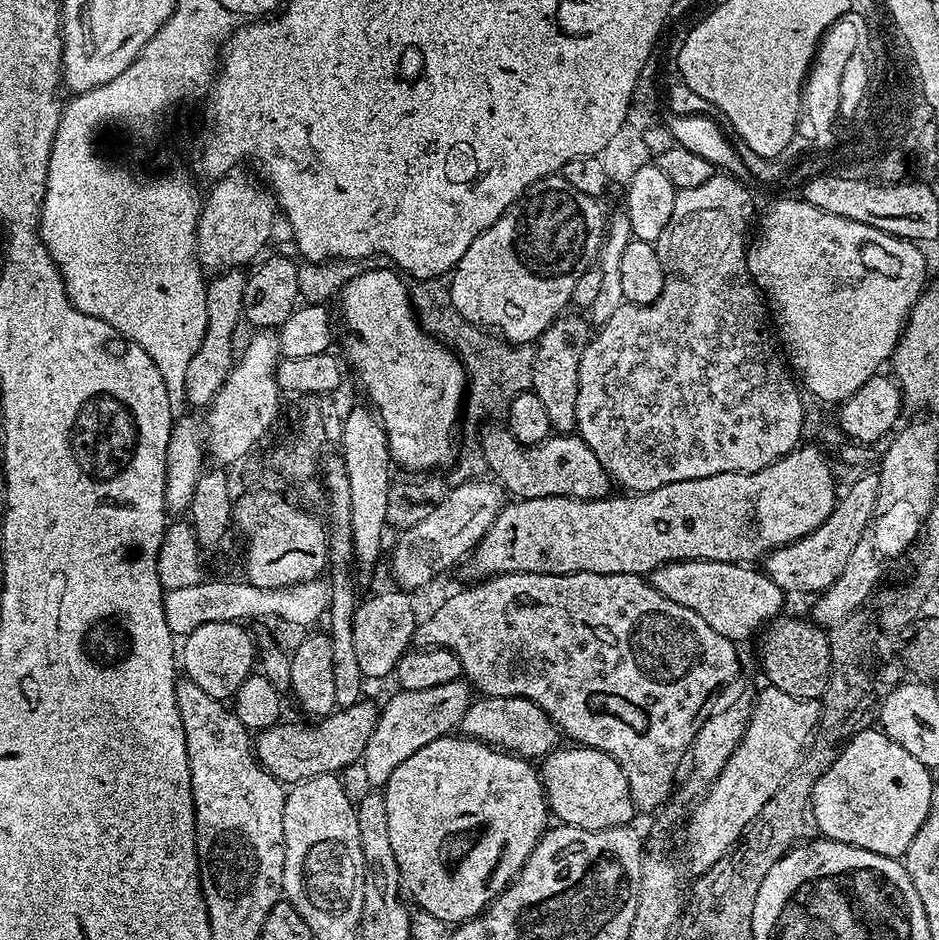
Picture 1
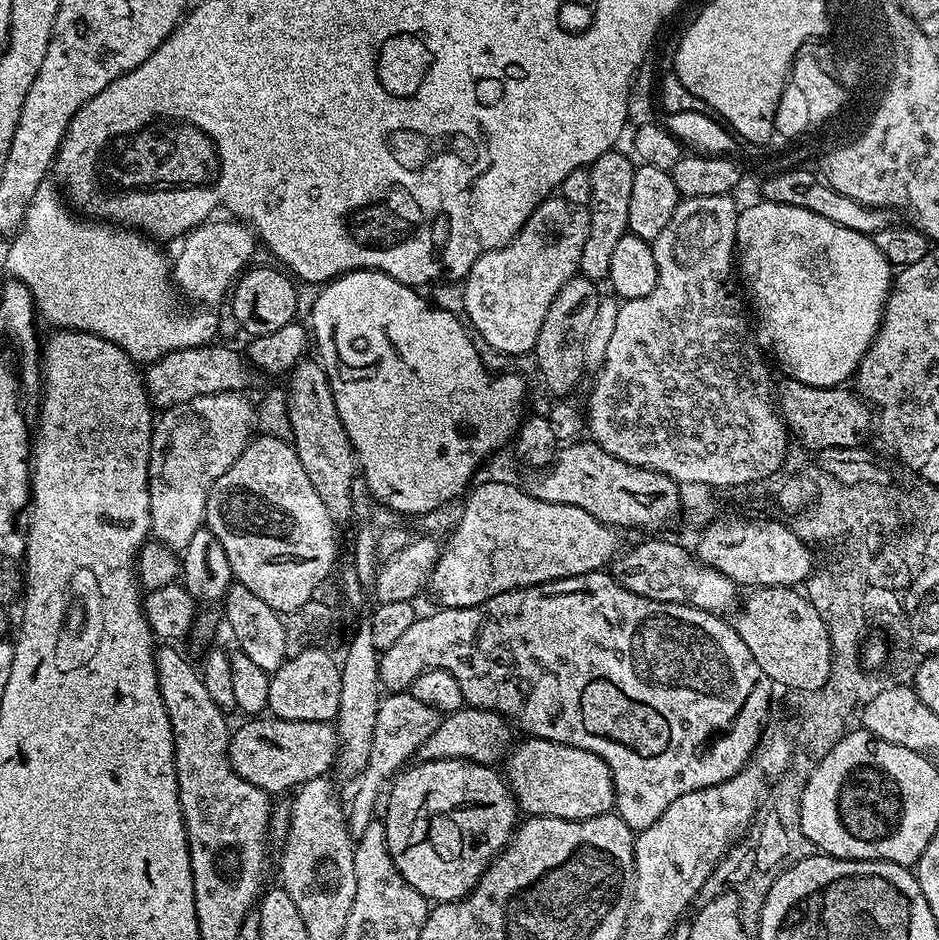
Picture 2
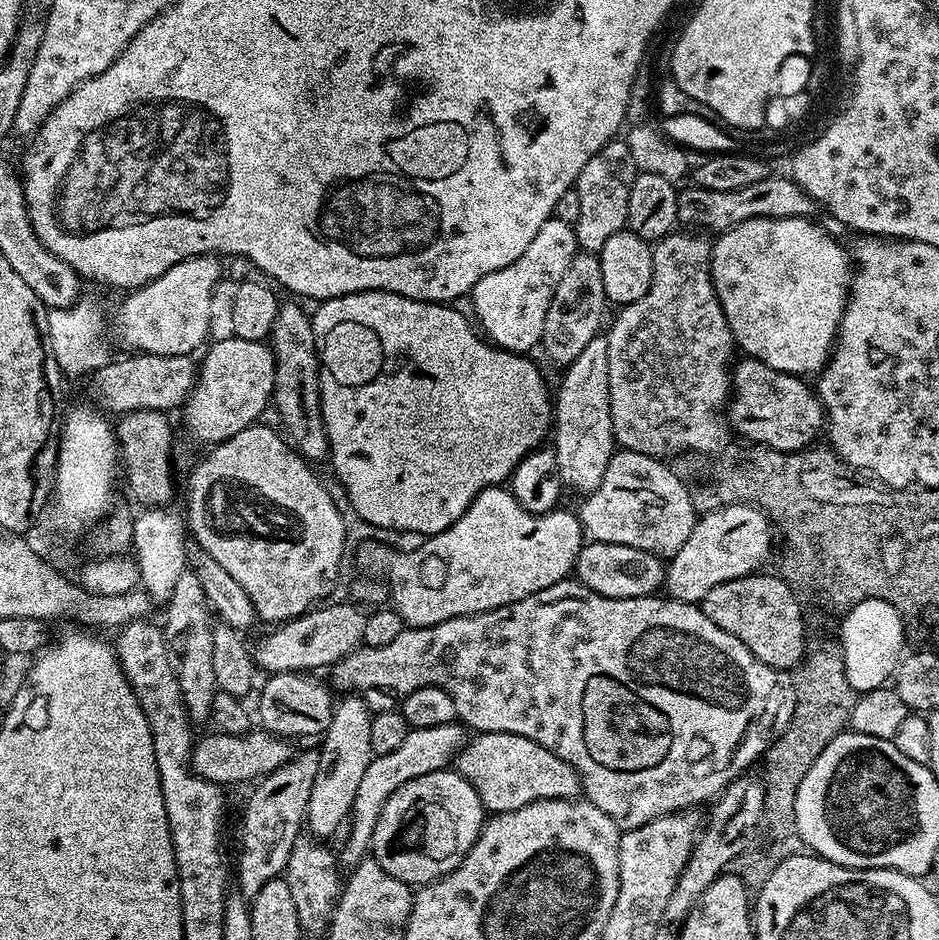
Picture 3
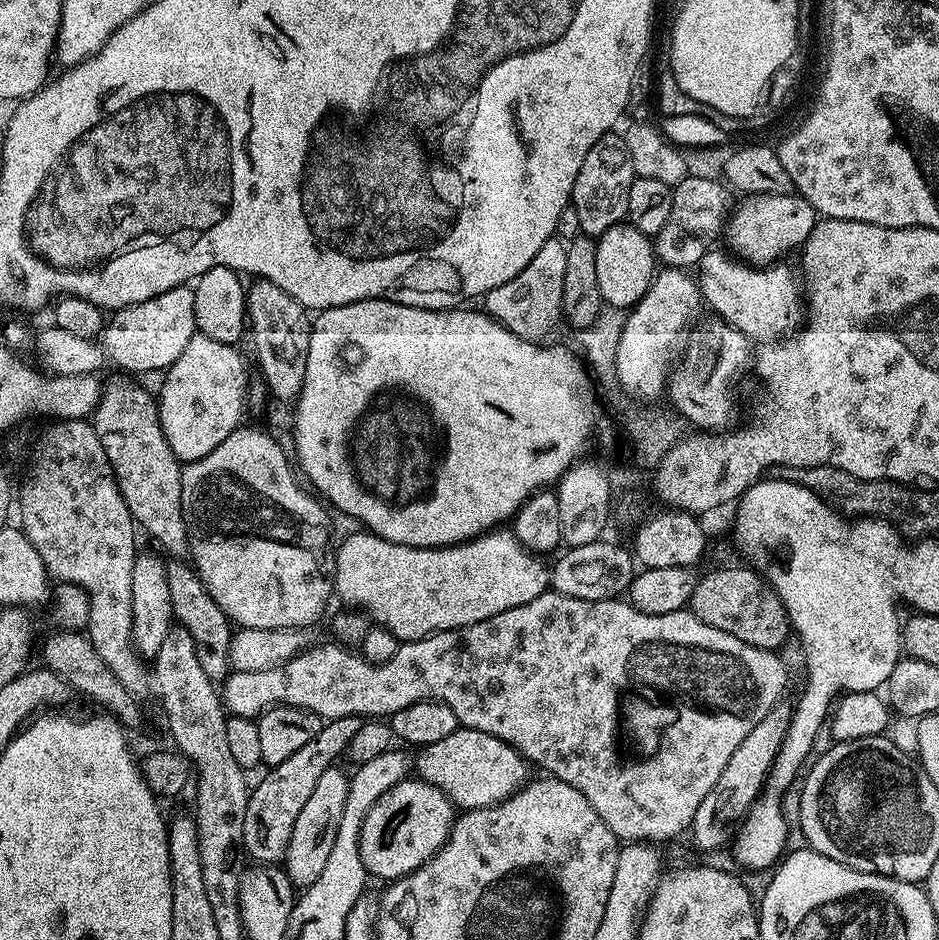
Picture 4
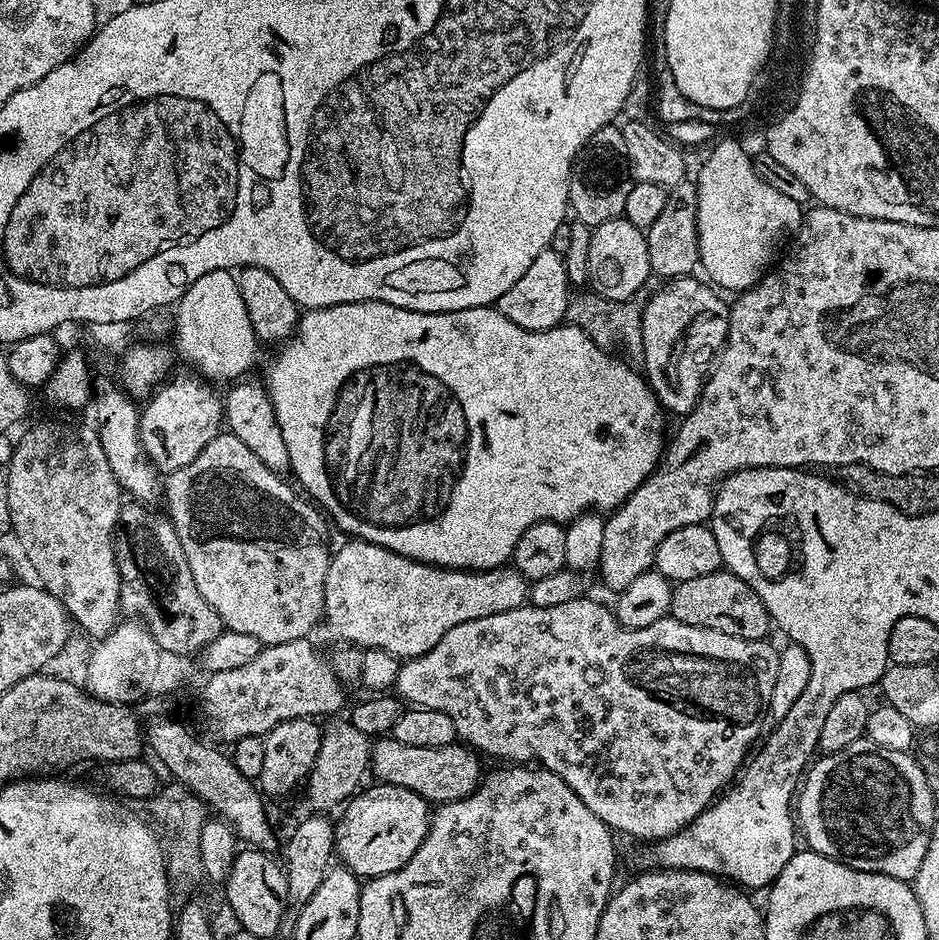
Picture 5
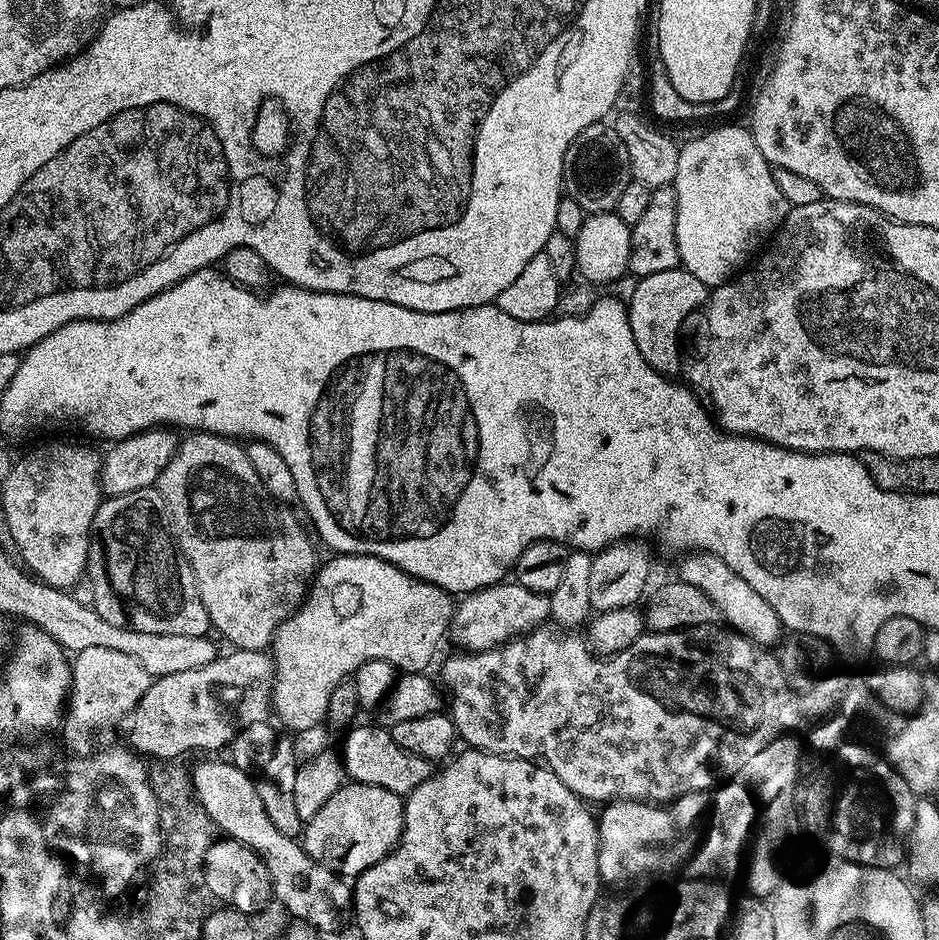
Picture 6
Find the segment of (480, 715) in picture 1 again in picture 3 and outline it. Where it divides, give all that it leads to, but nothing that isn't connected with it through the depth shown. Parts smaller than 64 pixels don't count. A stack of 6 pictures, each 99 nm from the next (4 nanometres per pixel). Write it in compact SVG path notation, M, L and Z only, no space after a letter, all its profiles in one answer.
M453 722L446 726L428 726L426 728L408 728L402 742L389 753L373 755L362 782L355 791L350 823L347 825L348 837L344 840L344 849L338 852L341 865L355 866L369 855L372 847L372 831L378 822L378 814L382 814L382 806L406 782L418 778L422 774L443 772L455 761L455 758L466 743L465 725Z

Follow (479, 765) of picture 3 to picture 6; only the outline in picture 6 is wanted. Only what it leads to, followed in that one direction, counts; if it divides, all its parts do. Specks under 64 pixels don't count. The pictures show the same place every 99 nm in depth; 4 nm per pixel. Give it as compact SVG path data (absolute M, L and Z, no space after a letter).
M364 724L361 728L352 726L343 733L344 752L342 751L343 771L349 781L370 786L382 786L382 790L390 790L394 794L407 798L415 788L422 786L426 778L434 773L433 761L422 758L418 754L410 754L394 742L391 731L387 727Z

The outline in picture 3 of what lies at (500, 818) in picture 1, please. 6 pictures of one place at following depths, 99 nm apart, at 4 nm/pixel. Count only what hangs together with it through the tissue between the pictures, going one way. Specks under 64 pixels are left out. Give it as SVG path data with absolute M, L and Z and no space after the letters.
M455 770L422 774L394 790L372 831L371 859L409 886L423 886L450 874L466 858L484 828L486 809L478 790Z

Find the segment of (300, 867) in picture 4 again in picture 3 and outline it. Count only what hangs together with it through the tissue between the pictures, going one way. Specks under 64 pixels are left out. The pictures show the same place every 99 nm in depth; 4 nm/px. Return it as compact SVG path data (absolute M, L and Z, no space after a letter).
M355 694L341 697L333 707L331 722L322 736L322 746L318 748L317 777L310 790L305 815L305 827L317 839L327 839L326 836L332 835L340 826L342 828L351 815L355 791L374 755L370 740L372 719L371 709Z

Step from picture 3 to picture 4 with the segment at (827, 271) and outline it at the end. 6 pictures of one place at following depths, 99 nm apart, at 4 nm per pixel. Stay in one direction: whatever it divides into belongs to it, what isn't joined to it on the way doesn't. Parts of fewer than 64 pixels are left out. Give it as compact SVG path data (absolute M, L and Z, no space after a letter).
M709 250L700 259L698 265L698 283L703 303L713 308L719 319L725 320L748 337L752 342L775 342L787 338L797 331L802 324L802 280L797 269L788 262L777 262L767 266L749 266L733 258L727 251Z

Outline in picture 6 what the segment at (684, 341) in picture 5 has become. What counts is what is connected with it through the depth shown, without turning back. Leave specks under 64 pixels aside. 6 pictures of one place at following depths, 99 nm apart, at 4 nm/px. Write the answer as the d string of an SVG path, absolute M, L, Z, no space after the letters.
M682 266L639 277L635 283L632 297L627 297L626 300L630 330L634 330L634 342L642 358L646 358L646 362L650 362L654 370L665 374L679 373L682 368L680 327L692 311L695 313L707 304L710 289L707 284L698 282L698 278L694 278L694 274L690 274Z

